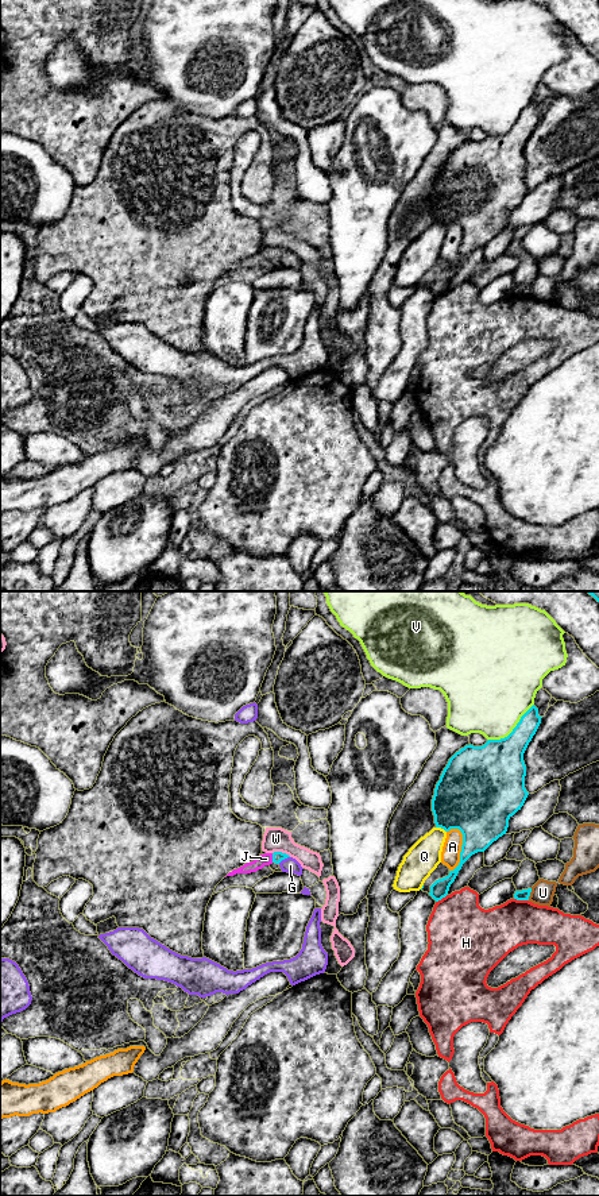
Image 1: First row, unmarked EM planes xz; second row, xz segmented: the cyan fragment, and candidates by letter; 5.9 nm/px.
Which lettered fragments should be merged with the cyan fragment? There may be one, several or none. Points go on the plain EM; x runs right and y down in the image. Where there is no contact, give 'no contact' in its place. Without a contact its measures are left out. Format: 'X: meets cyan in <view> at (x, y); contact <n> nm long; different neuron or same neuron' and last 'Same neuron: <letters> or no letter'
A: meets cyan in xz at (462, 246); contact 260 nm long; different neuron
G: meets cyan in xz at (283, 254); contact 80 nm long; different neuron
H: meets cyan in xz at (521, 294); contact 90 nm long; different neuron
J: meets cyan in xz at (273, 253); contact 60 nm long; same neuron
Q: meets cyan in xz at (441, 223); contact 70 nm long; different neuron
U: meets cyan in xz at (529, 289); contact 80 nm long; different neuron
V: meets cyan in xz at (513, 124); contact 360 nm long; different neuron
W: meets cyan in xz at (281, 247); contact 110 nm long; different neuron
Same neuron: J

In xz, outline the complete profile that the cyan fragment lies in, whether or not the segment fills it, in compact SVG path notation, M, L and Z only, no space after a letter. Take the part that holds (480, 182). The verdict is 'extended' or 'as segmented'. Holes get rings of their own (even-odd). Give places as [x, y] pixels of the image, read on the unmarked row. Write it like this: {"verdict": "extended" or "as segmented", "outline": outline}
{"verdict": "as segmented", "outline": "M533 100L507 132L487 135L482 142L465 140L449 154L436 180L432 207L436 223L461 227L463 240L459 261L430 281L436 297L448 290L472 250L506 229L509 215L523 201L529 190L523 148L541 113Z"}

